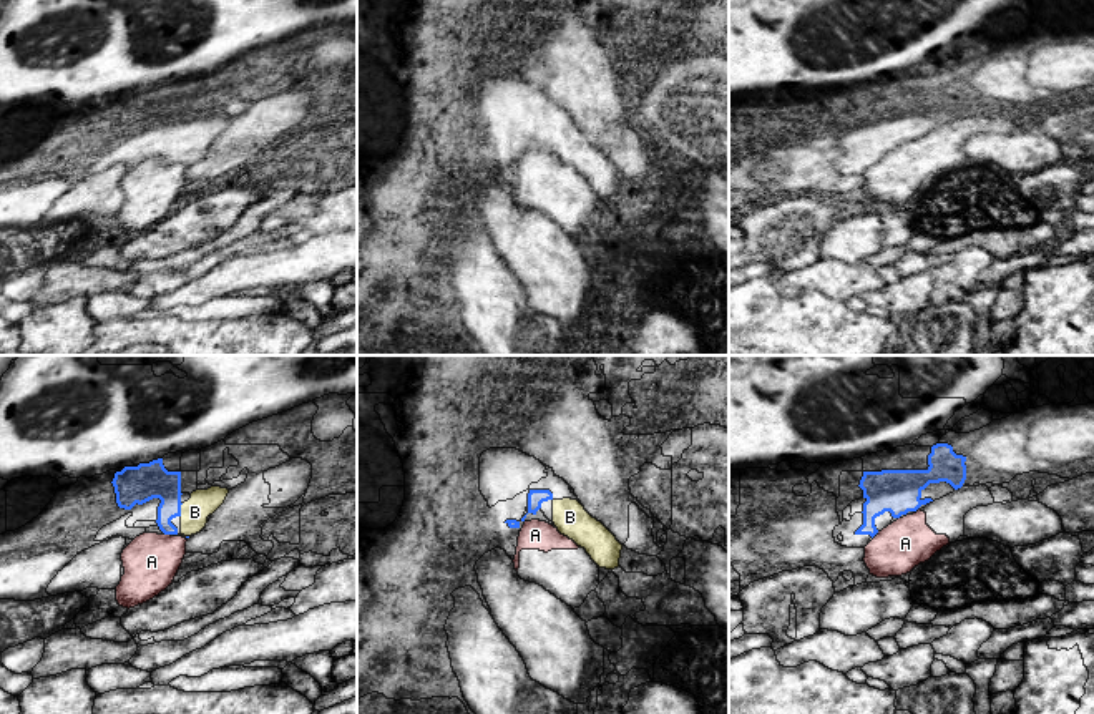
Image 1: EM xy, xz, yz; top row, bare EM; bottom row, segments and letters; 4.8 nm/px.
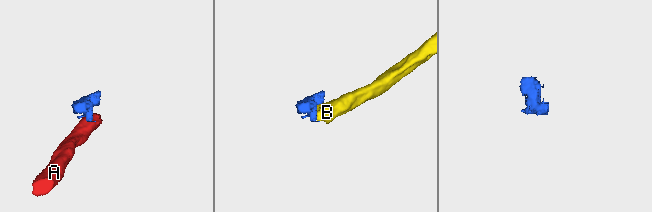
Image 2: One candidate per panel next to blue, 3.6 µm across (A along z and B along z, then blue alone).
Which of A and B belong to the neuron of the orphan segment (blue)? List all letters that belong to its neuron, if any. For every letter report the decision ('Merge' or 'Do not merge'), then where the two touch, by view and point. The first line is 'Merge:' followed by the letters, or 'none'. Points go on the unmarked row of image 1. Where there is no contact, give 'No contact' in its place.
Merge: B
A: Do not merge. Touches blue at xy (168, 161)
B: Merge. Touches blue at xy (180, 138)

